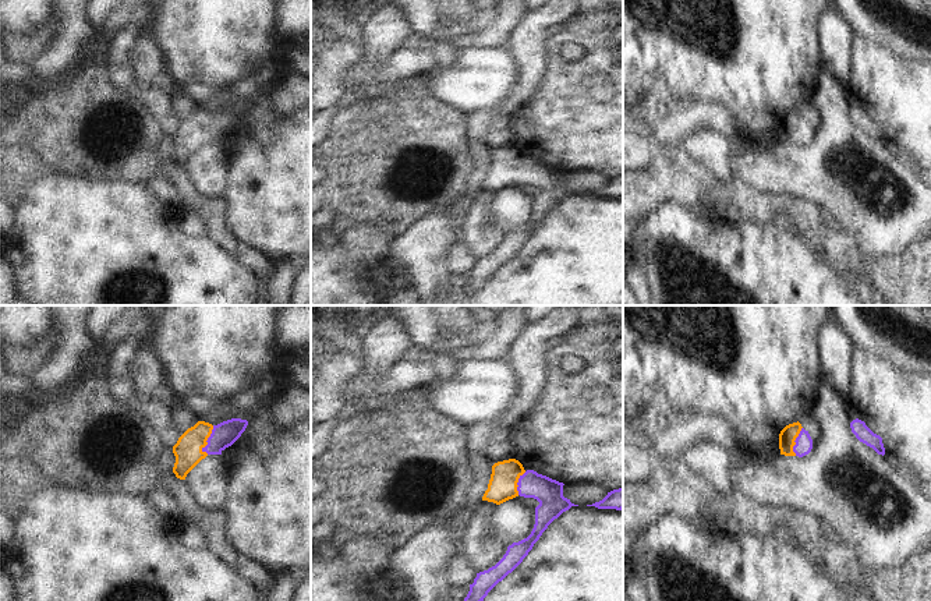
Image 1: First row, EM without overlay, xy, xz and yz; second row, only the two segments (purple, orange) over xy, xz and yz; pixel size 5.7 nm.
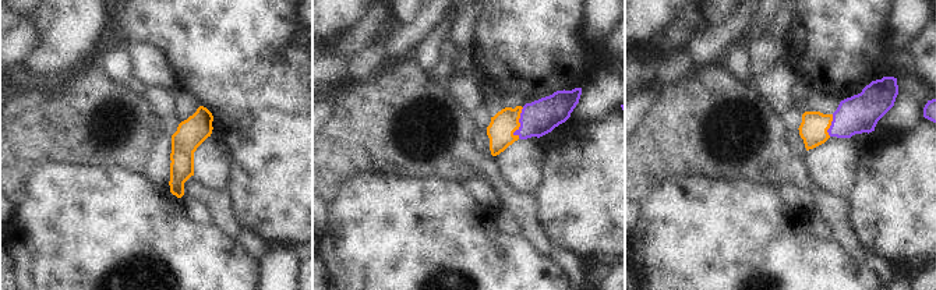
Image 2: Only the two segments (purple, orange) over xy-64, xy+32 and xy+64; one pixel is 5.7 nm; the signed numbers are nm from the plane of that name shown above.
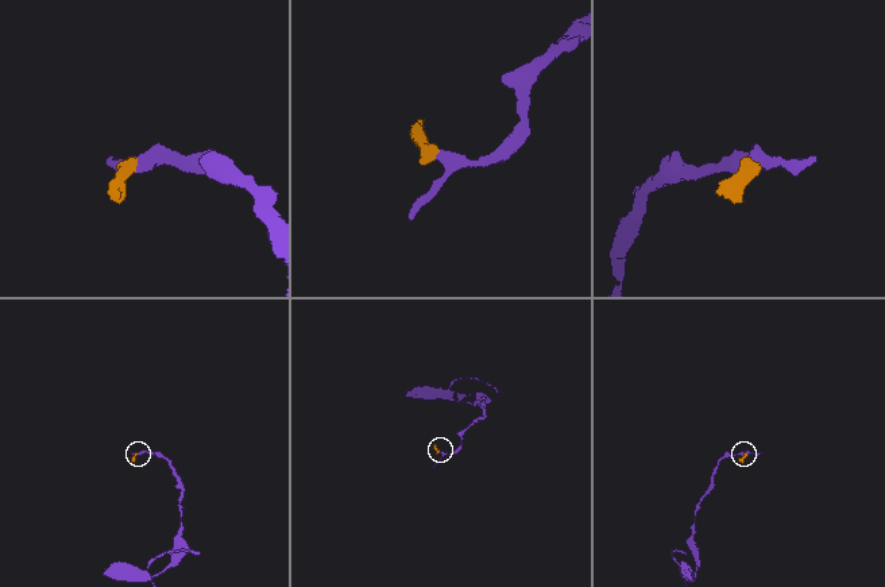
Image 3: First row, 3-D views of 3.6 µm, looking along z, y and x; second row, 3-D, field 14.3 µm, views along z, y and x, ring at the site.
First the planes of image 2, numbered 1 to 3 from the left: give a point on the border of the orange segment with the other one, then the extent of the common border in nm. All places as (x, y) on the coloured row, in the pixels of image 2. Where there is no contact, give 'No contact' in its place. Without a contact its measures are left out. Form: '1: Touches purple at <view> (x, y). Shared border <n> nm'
1: No contact
2: Touches purple at xy+32 (519, 121). Shared border 180 nm
3: Touches purple at xy+64 (830, 126). Shared border 130 nm

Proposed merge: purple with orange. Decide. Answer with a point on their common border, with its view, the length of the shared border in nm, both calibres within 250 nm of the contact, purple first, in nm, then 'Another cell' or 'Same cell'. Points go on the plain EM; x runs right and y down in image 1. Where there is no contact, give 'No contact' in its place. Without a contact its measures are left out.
Touches purple at xy (208, 127). Shared border 170 nm. Thickness 140 nm (purple) against 160 nm. Same cell

